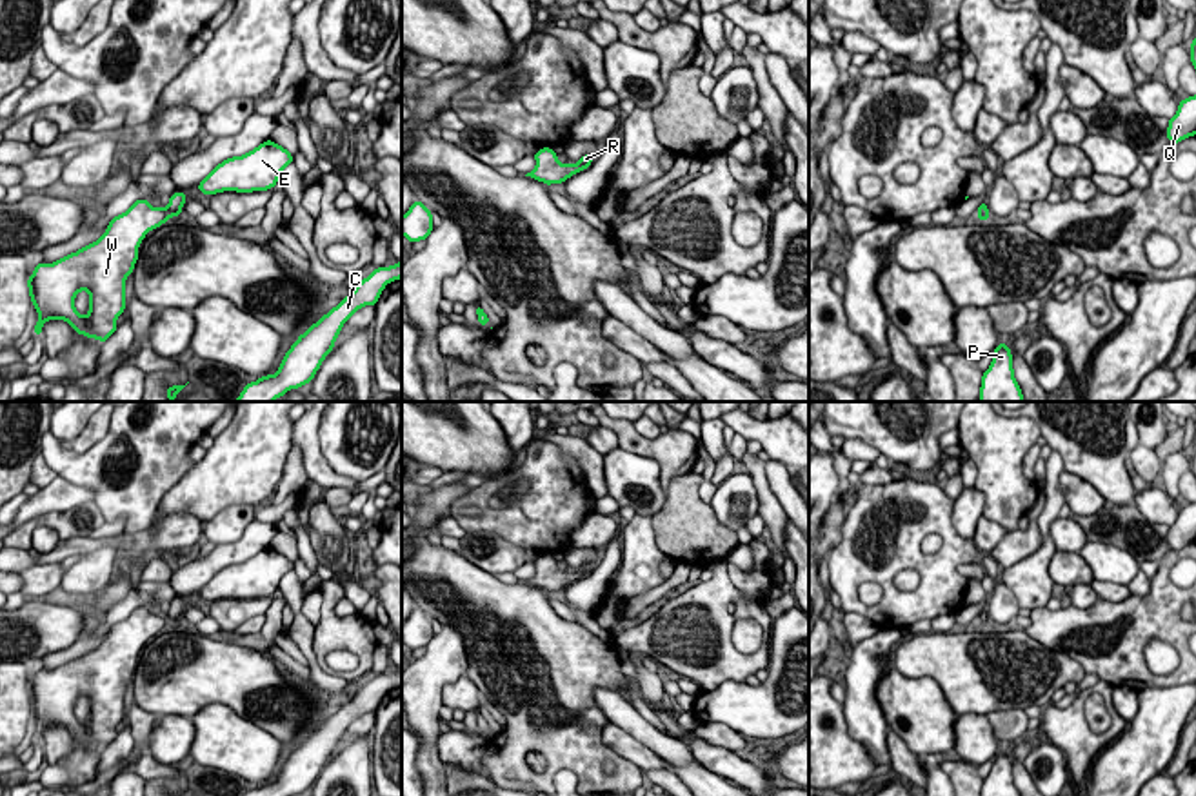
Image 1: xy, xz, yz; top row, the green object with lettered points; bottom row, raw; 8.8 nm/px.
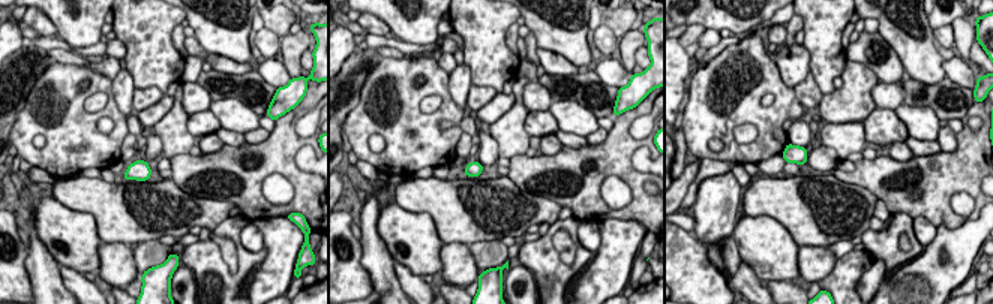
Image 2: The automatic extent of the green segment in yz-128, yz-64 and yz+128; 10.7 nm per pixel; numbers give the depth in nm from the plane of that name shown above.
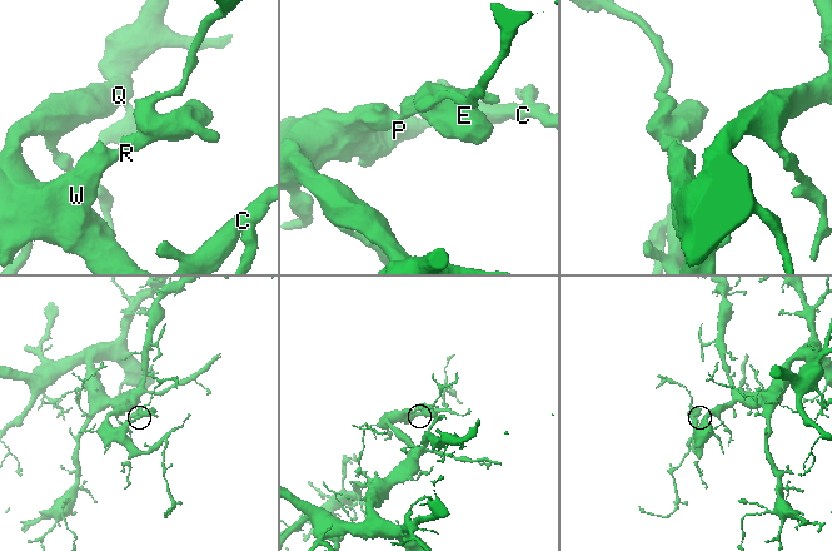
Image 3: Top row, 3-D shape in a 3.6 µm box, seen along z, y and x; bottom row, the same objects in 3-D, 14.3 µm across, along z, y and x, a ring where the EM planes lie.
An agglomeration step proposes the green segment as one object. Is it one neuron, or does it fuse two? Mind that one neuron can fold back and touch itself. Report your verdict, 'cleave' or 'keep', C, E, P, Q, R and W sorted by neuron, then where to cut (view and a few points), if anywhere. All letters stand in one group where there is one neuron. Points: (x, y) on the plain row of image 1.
keep; C E P Q R W; no cut

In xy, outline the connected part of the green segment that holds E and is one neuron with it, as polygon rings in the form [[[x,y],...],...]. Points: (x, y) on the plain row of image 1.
[[[265,547],[244,563],[218,571],[200,591],[204,602],[224,598],[253,600],[273,596],[280,580],[293,571],[293,562],[273,547]]]

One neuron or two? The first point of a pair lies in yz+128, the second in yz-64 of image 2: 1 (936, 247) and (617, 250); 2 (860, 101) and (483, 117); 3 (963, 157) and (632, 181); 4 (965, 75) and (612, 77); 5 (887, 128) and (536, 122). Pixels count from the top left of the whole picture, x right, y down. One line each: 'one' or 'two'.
1: one
2: one
3: one
4: one
5: one

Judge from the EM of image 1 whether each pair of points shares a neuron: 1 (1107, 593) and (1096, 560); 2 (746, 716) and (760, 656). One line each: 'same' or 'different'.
1: same
2: different

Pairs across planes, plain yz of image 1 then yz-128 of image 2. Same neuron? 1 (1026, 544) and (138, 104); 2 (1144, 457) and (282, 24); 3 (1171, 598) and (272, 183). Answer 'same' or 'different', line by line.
1: different
2: different
3: different

